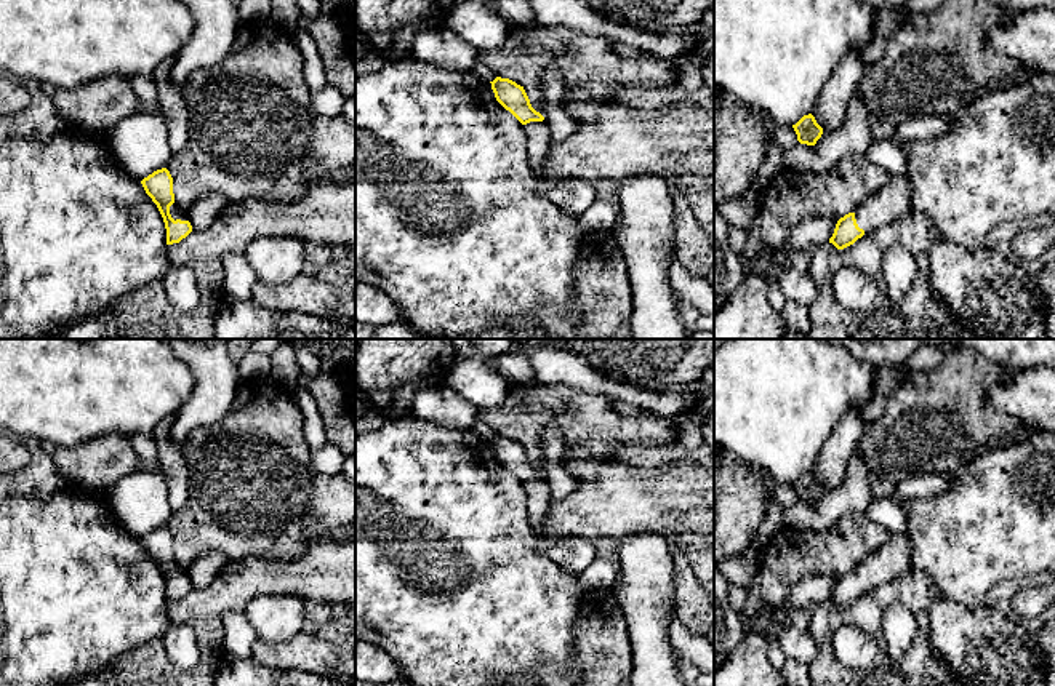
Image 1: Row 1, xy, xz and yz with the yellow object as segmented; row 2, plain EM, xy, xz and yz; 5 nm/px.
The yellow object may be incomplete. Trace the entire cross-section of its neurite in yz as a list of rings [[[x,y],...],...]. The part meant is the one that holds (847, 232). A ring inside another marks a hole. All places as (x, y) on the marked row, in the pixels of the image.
[[[906,174],[892,176],[853,211],[840,217],[829,238],[837,249],[892,222],[911,209],[911,185]]]

